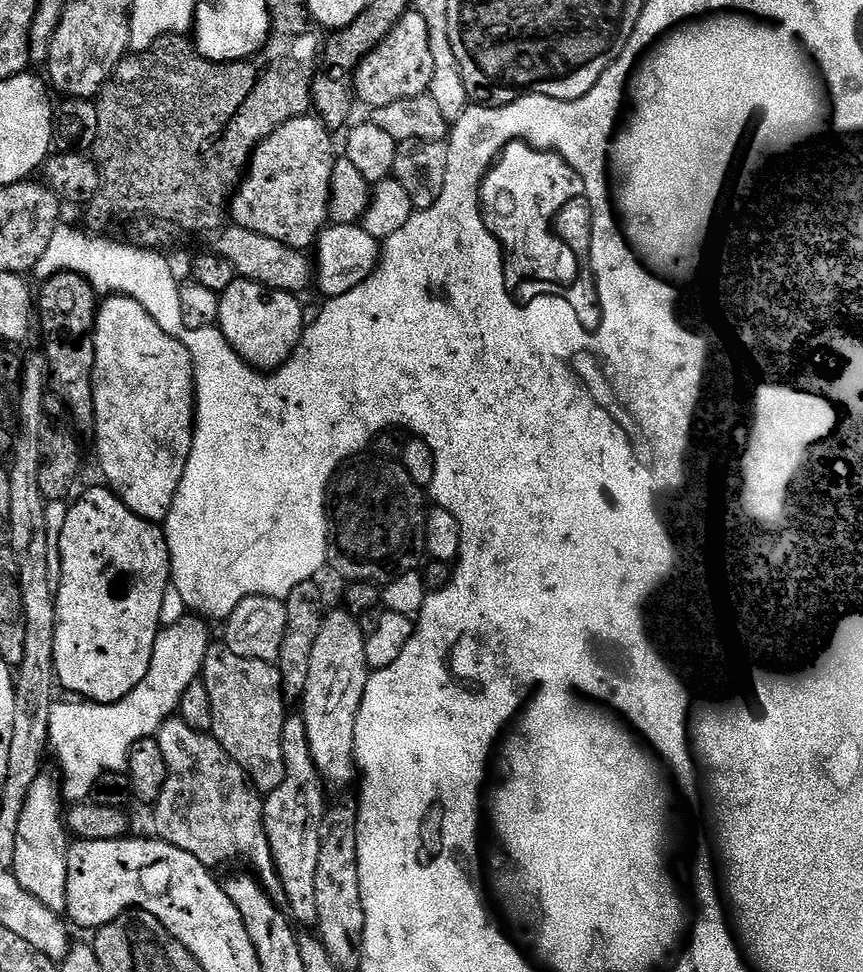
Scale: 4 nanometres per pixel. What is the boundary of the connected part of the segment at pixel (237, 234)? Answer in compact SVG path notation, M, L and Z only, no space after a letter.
M228 226L219 233L220 241L214 244L215 251L220 253L230 266L234 266L237 277L253 280L267 288L279 292L301 294L314 284L314 264L308 261L309 253L302 248L286 246L282 242L274 242L274 238L266 238L266 234L254 234L254 230Z

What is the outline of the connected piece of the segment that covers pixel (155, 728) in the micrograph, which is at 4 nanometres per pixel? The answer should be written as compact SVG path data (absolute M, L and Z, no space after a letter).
M196 614L185 615L174 626L161 628L154 642L154 654L150 658L150 670L146 678L113 704L72 702L53 703L50 710L48 742L51 751L56 751L60 763L59 779L62 781L62 796L68 802L84 802L91 797L94 782L103 772L128 770L128 756L138 741L155 737L167 720L177 715L182 694L204 671L206 654L214 643L208 633L207 619Z

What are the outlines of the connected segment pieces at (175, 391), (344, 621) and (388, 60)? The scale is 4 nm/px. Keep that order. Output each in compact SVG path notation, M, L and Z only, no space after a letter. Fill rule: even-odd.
M119 294L109 295L100 300L100 308L96 312L96 361L92 371L92 385L94 386L94 410L96 411L96 456L100 459L100 468L104 471L107 487L115 492L116 497L125 504L138 518L153 522L163 522L170 514L170 506L174 506L174 494L178 494L178 482L182 482L182 474L186 474L186 462L190 458L190 446L192 445L192 425L196 419L196 379L194 378L194 366L190 358L190 350L182 346L180 340L168 336L146 314L146 310L134 298Z
M341 610L341 612L329 611L325 615L322 626L318 630L318 639L314 642L314 650L310 653L310 678L306 678L306 690L304 691L302 697L302 705L304 704L304 709L302 709L302 715L304 718L306 726L306 737L309 742L310 756L313 759L314 766L317 767L317 772L320 775L320 779L323 783L327 785L329 789L332 788L344 788L348 783L355 781L358 776L358 769L356 766L356 747L354 746L354 726L358 722L358 710L362 706L362 694L366 690L366 682L370 675L370 669L368 663L366 662L366 646L364 641L366 639L365 629L360 629L360 624L355 615L347 610Z
M409 10L397 22L392 30L382 39L381 44L372 52L366 54L364 60L357 66L355 72L355 99L365 104L368 110L382 106L390 106L390 102L402 102L402 98L414 98L425 95L434 78L434 58L430 54L430 30L426 30L426 21L422 14Z

